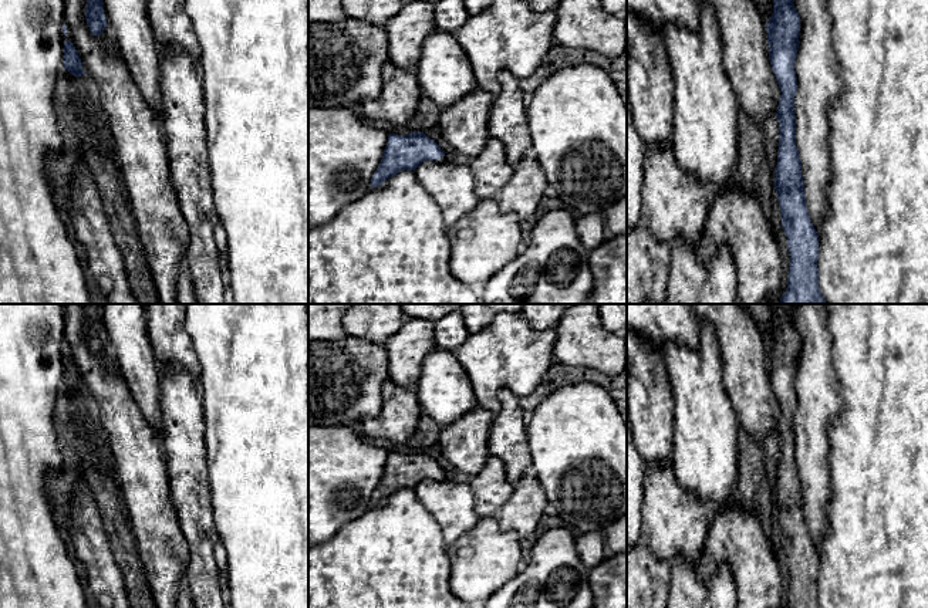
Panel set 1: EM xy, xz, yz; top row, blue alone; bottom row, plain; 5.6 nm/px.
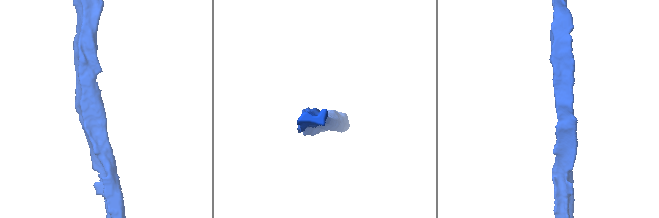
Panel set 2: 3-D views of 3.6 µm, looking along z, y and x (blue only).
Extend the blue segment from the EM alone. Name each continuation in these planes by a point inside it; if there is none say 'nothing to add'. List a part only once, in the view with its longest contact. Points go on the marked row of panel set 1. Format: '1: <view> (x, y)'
nothing to add

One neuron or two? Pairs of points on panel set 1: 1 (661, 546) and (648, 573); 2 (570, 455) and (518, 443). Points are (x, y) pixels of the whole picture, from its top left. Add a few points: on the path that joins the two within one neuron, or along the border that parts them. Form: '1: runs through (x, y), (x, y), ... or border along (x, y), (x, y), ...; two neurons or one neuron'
1: border along (643, 540), (657, 557), (670, 563); two neurons
2: border along (525, 426), (530, 453), (530, 470); two neurons

